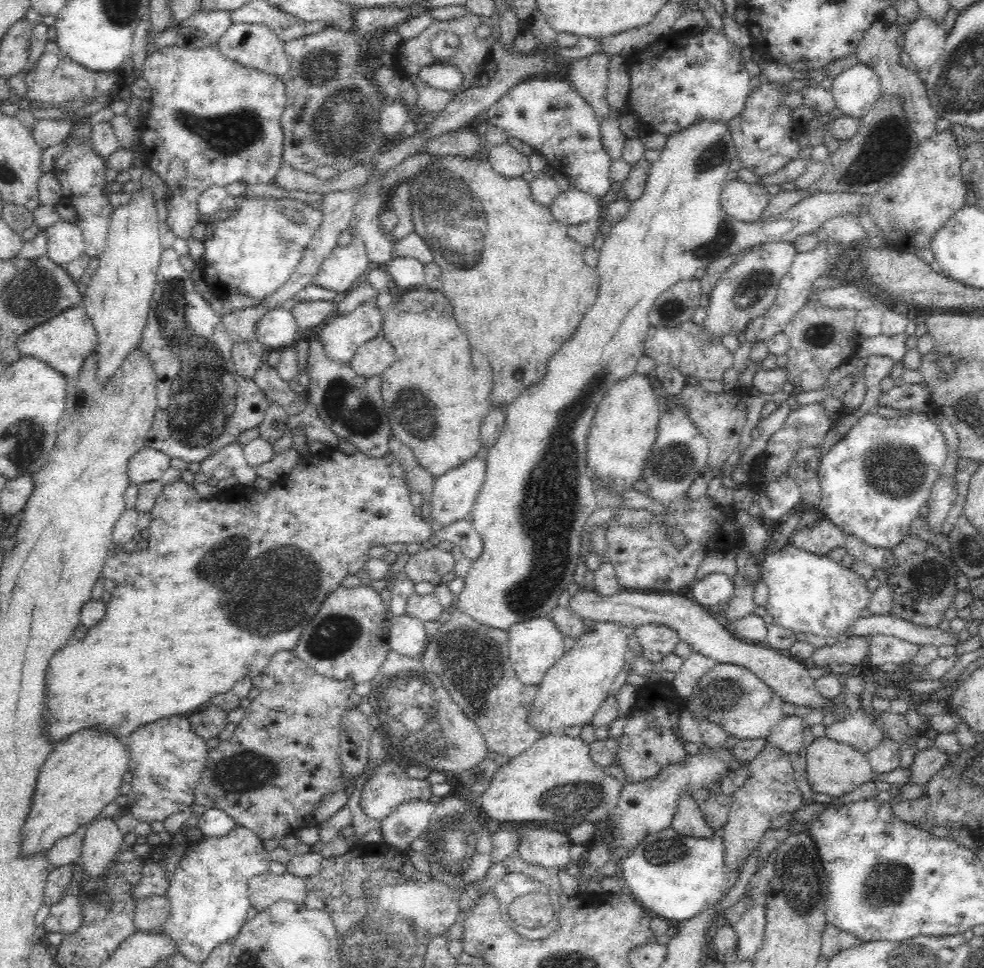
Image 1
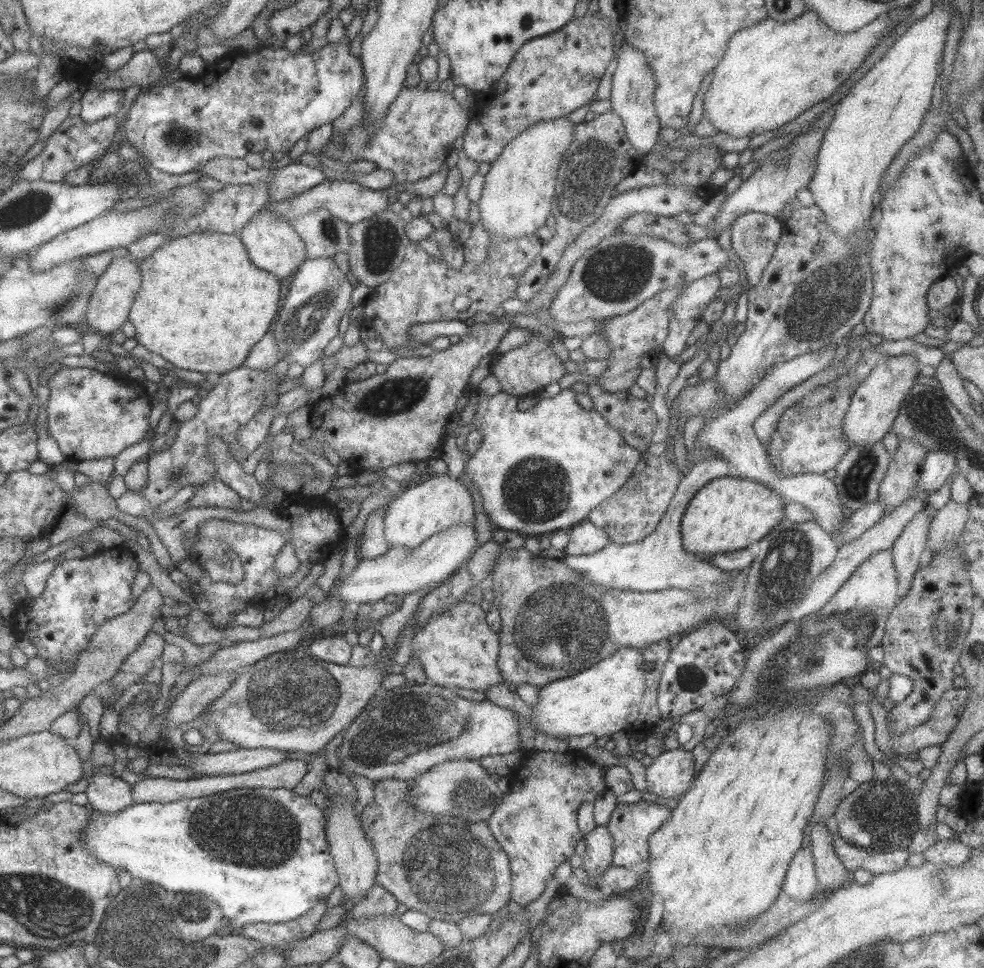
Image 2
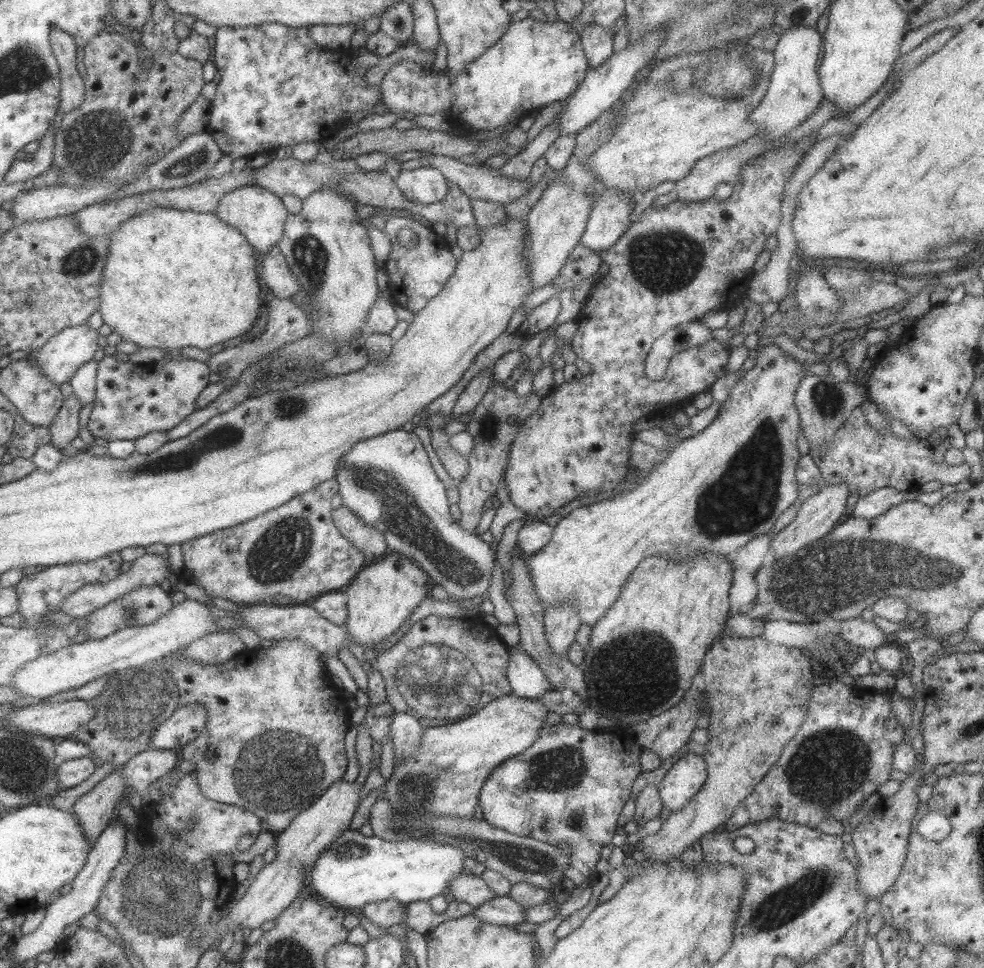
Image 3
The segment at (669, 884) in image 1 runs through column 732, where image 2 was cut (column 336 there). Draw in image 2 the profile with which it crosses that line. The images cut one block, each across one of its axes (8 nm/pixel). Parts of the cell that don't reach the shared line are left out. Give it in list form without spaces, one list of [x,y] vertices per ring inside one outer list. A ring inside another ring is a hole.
[[[234,788],[212,794],[211,796],[183,798],[175,802],[166,802],[165,804],[161,802],[134,802],[131,806],[115,814],[101,814],[91,810],[89,818],[89,824],[86,824],[86,829],[82,830],[82,836],[80,836],[80,843],[86,850],[86,854],[92,854],[102,864],[105,863],[112,866],[115,870],[116,868],[124,868],[131,878],[147,880],[148,883],[157,884],[157,886],[165,888],[165,890],[205,894],[205,898],[217,903],[222,917],[227,919],[231,930],[245,924],[281,924],[287,922],[287,920],[295,920],[295,918],[303,916],[307,910],[315,908],[317,902],[326,900],[332,888],[338,884],[338,876],[324,833],[326,820],[322,810],[317,809],[317,806],[311,802],[309,796],[304,797],[295,794],[286,788]]]

